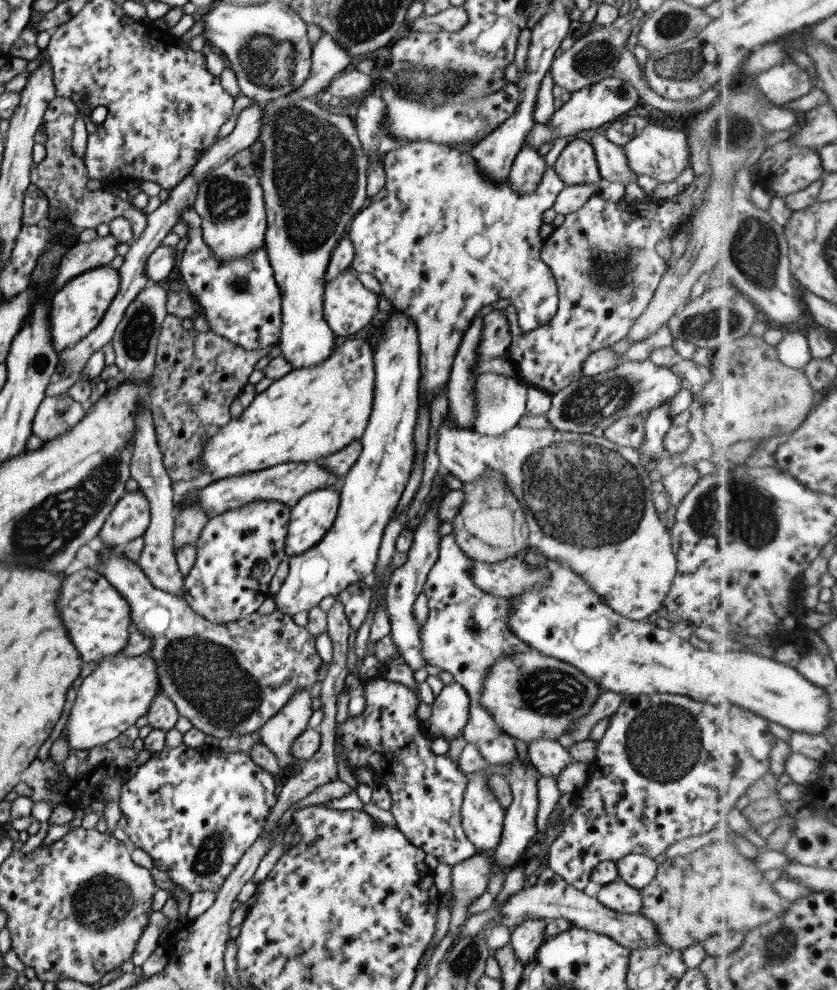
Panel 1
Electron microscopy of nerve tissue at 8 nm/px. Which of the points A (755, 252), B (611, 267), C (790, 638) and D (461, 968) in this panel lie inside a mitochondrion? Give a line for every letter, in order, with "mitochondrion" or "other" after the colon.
A: mitochondrion
B: mitochondrion
C: other
D: mitochondrion

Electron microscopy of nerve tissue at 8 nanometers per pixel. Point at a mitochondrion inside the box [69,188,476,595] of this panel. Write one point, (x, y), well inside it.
(139, 331)

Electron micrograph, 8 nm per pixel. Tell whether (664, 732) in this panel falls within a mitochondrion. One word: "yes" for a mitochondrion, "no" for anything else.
yes

